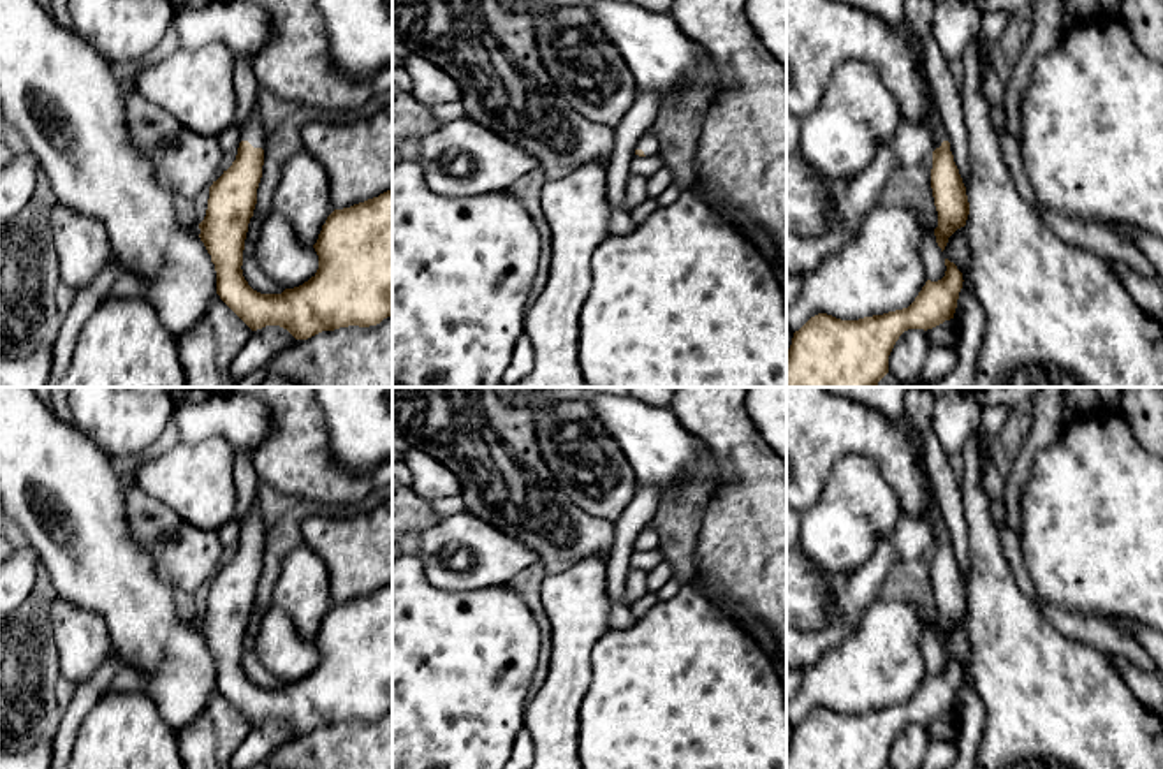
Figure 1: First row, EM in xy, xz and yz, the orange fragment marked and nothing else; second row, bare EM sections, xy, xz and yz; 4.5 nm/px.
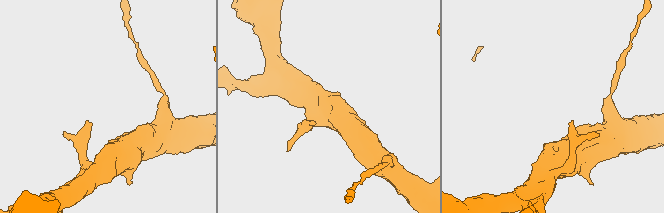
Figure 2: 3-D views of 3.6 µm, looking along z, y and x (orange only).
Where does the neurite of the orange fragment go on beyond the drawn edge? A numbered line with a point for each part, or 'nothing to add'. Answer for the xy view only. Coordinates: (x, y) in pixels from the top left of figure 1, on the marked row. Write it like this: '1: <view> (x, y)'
1: xy (252, 132)

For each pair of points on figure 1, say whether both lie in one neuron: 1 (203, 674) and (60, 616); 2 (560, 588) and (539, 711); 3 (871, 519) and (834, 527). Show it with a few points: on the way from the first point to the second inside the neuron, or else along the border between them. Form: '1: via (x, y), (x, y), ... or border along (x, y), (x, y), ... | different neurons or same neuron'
1: border along (78, 607), (90, 609), (102, 620), (113, 650) | different neurons
2: via (567, 618), (567, 681) | same neuron
3: via (863, 519), (848, 519), (843, 525) | same neuron

